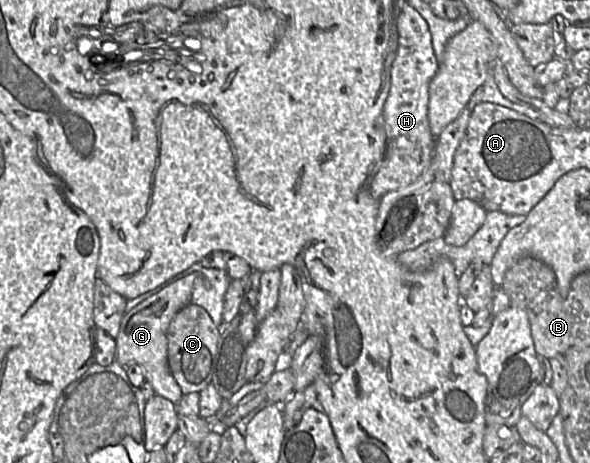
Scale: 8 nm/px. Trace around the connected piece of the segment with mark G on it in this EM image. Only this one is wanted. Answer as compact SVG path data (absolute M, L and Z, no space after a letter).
M196 273L187 275L177 281L172 282L168 286L161 289L156 294L148 297L147 299L140 302L138 305L133 307L131 310L125 312L118 332L116 340L116 361L122 365L127 366L129 364L138 364L142 367L144 372L145 380L148 381L155 393L163 398L166 398L172 401L174 404L177 404L182 396L182 390L173 375L171 374L169 365L168 365L168 341L167 341L167 330L170 325L170 322L174 316L186 305L191 302L193 283L197 277Z

